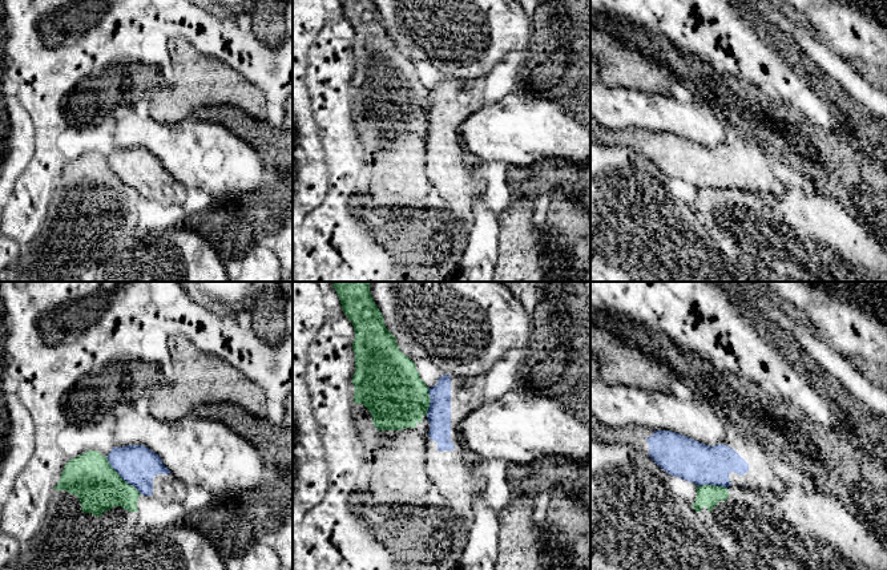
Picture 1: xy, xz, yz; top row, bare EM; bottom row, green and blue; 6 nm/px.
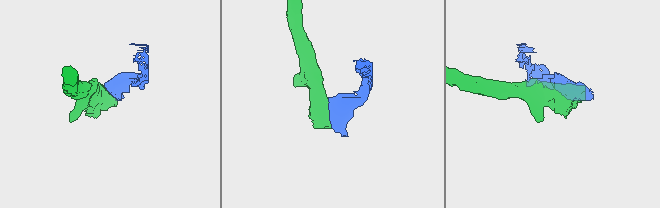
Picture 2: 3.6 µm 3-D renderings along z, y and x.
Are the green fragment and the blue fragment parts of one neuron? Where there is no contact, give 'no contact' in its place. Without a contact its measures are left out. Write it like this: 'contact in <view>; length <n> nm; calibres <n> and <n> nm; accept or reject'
contact in xy; length 320 nm; calibres 280 and 240 nm; reject

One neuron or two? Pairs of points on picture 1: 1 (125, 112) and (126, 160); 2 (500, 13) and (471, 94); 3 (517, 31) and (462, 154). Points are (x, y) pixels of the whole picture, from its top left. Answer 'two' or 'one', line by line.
1: two
2: two
3: two

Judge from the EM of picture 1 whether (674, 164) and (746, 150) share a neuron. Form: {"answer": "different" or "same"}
{"answer": "same"}

